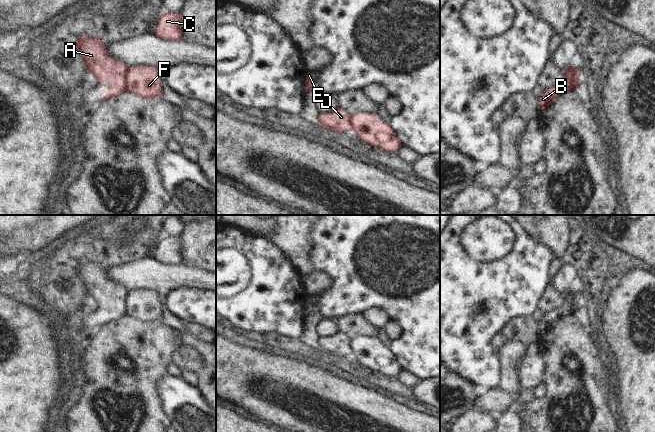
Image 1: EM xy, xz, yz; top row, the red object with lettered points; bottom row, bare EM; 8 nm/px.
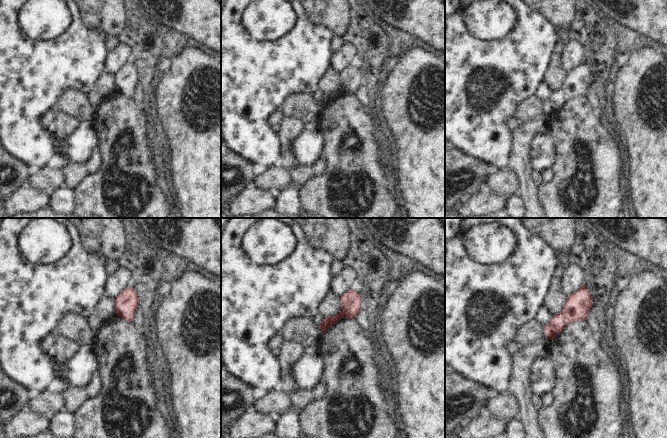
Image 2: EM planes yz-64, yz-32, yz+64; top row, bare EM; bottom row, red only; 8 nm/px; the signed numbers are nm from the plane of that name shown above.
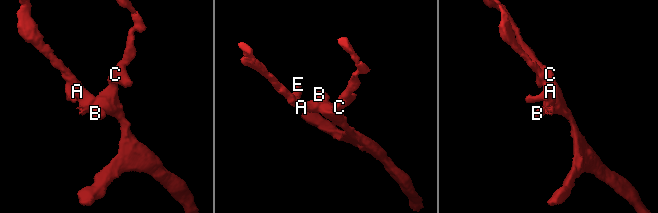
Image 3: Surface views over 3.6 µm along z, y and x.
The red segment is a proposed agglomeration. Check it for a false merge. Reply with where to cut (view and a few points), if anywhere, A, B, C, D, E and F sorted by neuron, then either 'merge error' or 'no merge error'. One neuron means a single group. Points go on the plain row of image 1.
xy (128, 291), (124, 314) | A D E / B C F | merge error

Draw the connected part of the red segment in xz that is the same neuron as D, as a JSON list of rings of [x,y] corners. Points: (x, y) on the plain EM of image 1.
[[[339,331],[330,336],[319,336],[318,344],[320,352],[330,353],[336,357],[353,354],[350,338]]]

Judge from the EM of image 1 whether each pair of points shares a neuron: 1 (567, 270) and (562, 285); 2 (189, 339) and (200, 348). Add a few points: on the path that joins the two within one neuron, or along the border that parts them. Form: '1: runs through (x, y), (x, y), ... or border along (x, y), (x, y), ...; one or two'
1: runs through (566, 274), (562, 281); one
2: runs through (192, 342), (197, 345); one

